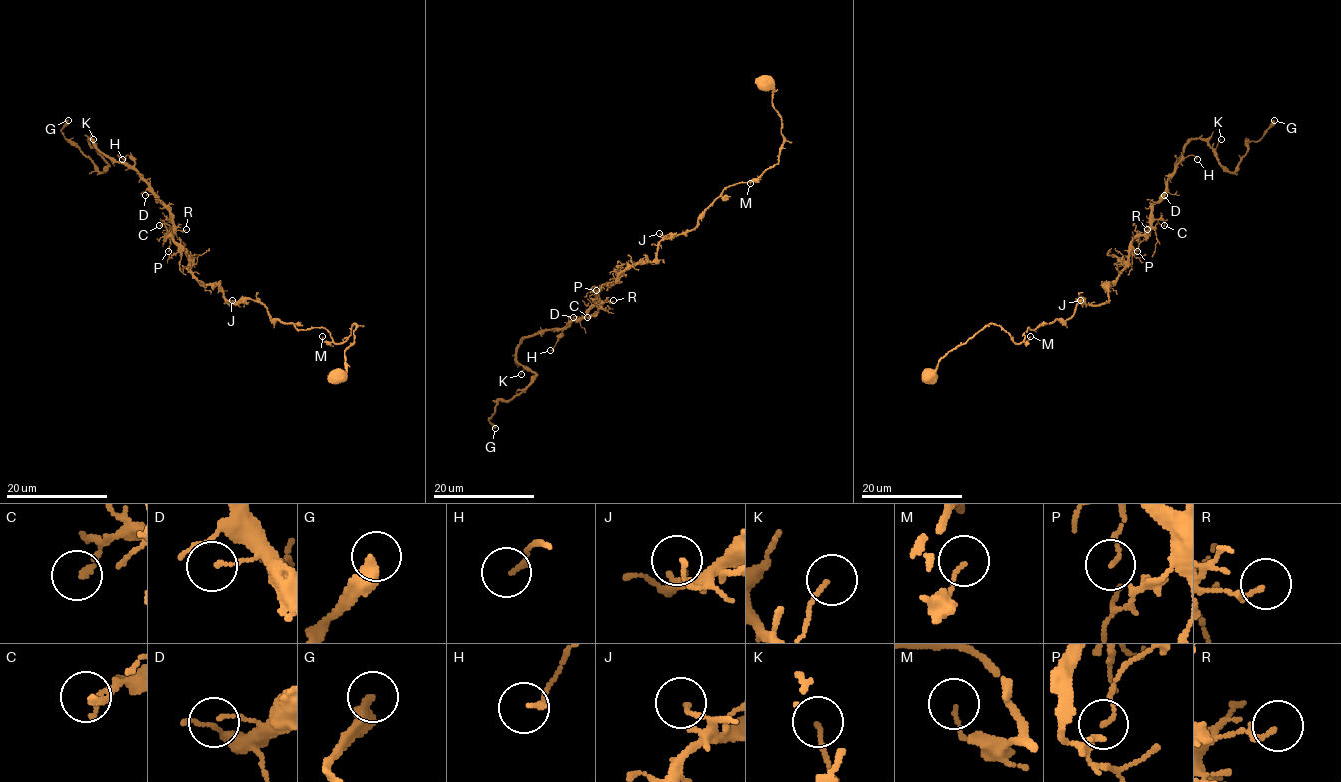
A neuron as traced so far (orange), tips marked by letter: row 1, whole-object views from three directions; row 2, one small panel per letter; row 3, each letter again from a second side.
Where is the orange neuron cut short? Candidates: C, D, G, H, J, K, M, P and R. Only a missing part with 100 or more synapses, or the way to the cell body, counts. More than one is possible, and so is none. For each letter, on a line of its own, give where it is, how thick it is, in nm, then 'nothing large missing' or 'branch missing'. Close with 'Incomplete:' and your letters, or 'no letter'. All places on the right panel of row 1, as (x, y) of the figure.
C: place (1164, 225); calibre 130 nm; nothing large missing
D: place (1164, 195); calibre 90 nm; nothing large missing
G: place (1274, 120); calibre 440 nm; nothing large missing
H: place (1197, 159); calibre 140 nm; nothing large missing
J: place (1080, 300); calibre 100 nm; nothing large missing
K: place (1221, 139); calibre 110 nm; nothing large missing
M: place (1030, 336); calibre 100 nm; nothing large missing
P: place (1137, 251); calibre 70 nm; nothing large missing
R: place (1147, 229); calibre 150 nm; nothing large missing
Incomplete: no letter

